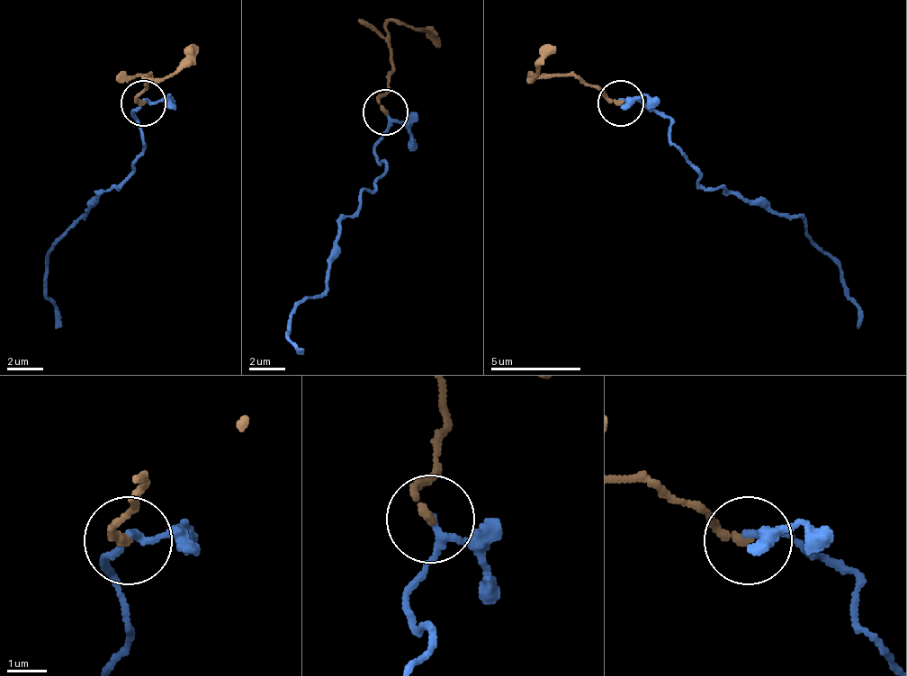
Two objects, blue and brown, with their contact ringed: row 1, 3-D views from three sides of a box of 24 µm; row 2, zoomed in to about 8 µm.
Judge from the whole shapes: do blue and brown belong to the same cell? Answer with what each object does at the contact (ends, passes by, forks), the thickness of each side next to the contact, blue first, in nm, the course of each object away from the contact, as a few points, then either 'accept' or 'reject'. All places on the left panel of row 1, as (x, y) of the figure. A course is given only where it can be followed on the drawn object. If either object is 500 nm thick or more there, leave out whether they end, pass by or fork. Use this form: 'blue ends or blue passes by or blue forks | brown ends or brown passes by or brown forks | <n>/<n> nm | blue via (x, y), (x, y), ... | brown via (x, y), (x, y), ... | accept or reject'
blue passes by | brown ends | 140/220 nm | blue via (142, 102), (133, 115), (142, 156), (120, 188), (97, 192), (97, 201), (47, 255), (47, 300), (60, 328) | brown via (142, 102), (147, 75), (147, 79), (165, 79), (196, 43) | accept

